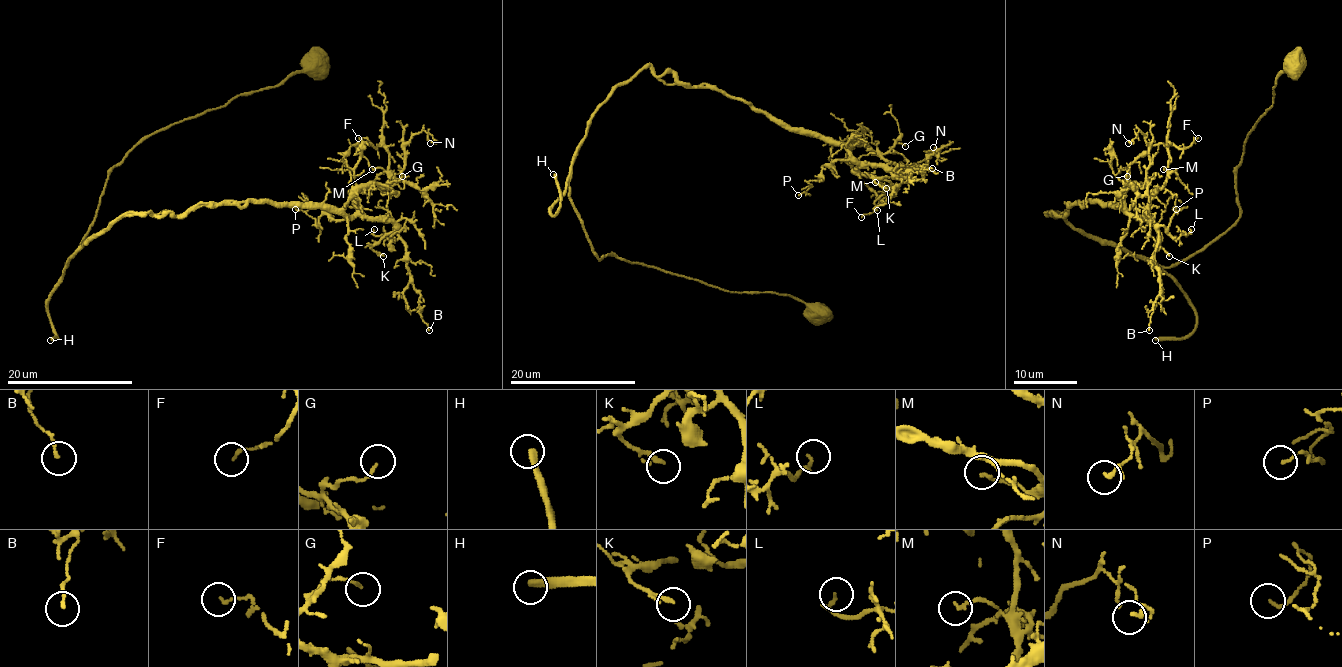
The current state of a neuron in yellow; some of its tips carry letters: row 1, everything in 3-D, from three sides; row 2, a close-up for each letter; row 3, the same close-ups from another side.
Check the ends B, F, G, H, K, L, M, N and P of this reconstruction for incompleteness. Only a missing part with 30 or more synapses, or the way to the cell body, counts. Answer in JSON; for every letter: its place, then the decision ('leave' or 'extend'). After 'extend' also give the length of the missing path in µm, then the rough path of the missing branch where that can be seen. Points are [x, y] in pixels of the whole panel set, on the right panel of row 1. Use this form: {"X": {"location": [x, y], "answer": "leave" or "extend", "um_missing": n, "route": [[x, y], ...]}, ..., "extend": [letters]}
{"B": {"location": [1149, 330], "answer": "leave"}, "F": {"location": [1198, 138], "answer": "leave"}, "G": {"location": [1127, 176], "answer": "leave"}, "H": {"location": [1155, 340], "answer": "extend", "um_missing": 110}, "K": {"location": [1169, 256], "answer": "leave"}, "L": {"location": [1191, 229], "answer": "leave"}, "M": {"location": [1163, 169], "answer": "leave"}, "N": {"location": [1128, 143], "answer": "leave"}, "P": {"location": [1176, 209], "answer": "leave"}, "extend": ["H"]}

